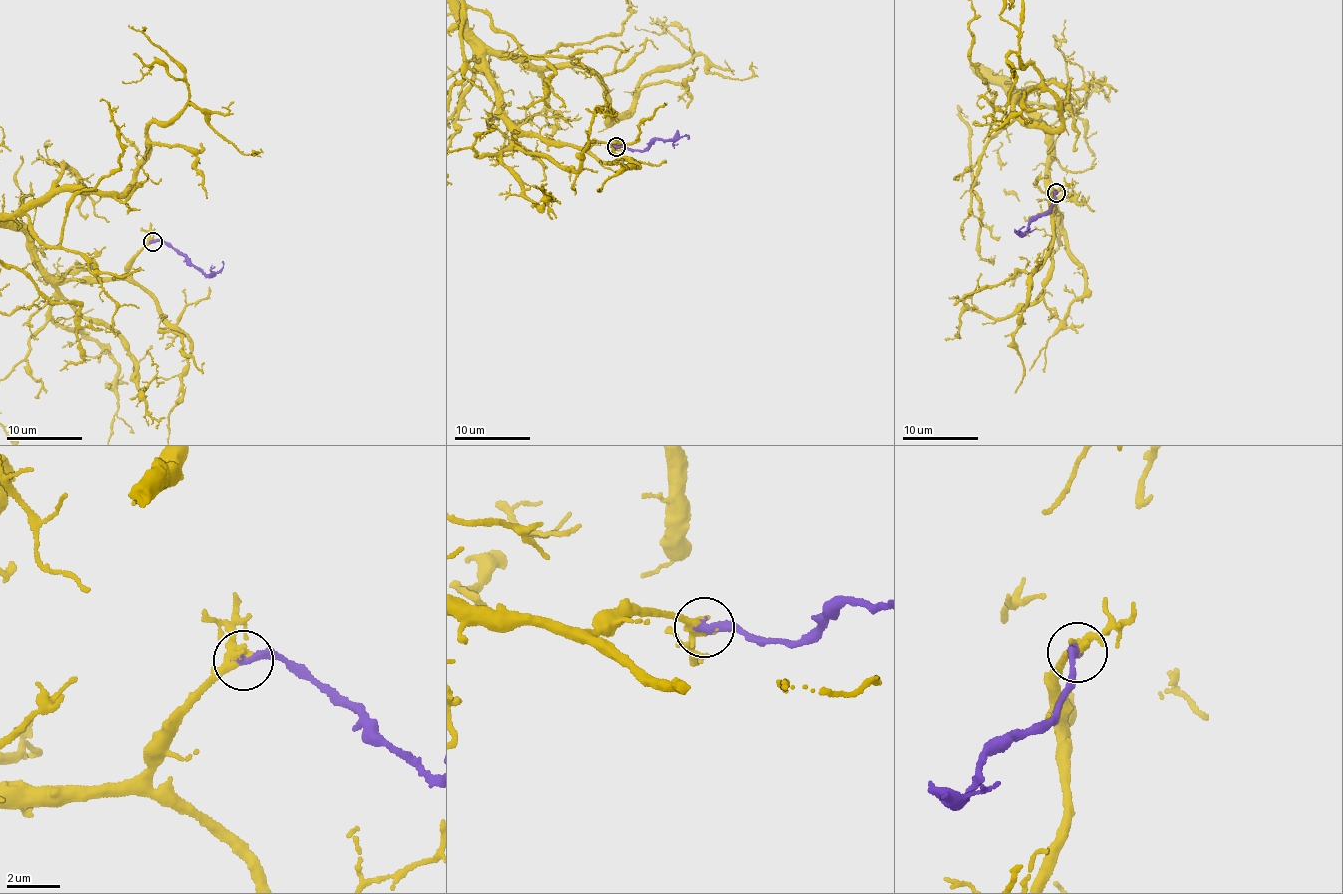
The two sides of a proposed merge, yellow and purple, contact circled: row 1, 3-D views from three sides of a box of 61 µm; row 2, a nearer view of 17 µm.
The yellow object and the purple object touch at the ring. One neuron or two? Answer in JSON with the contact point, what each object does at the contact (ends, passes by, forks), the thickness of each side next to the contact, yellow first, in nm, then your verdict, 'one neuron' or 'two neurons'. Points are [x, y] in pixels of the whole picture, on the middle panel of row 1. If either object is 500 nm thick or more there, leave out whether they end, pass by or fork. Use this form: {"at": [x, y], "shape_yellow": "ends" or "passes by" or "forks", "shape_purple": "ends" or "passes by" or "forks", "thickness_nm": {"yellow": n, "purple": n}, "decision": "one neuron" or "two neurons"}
{"at": [616, 146], "shape_yellow": "passes by", "shape_purple": "ends", "thickness_nm": {"yellow": 340, "purple": 340}, "decision": "one neuron"}

